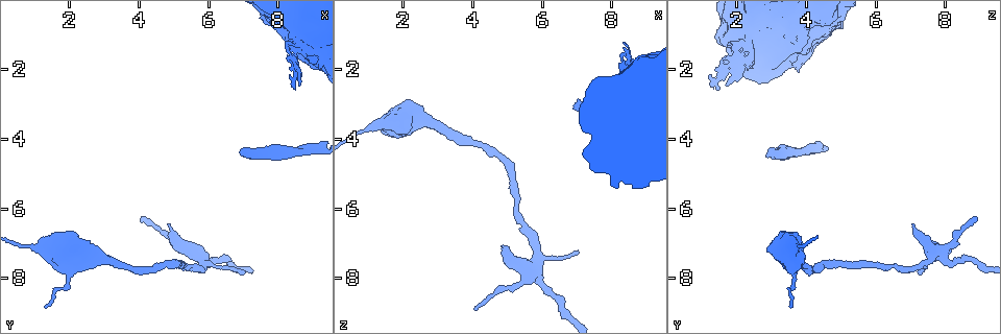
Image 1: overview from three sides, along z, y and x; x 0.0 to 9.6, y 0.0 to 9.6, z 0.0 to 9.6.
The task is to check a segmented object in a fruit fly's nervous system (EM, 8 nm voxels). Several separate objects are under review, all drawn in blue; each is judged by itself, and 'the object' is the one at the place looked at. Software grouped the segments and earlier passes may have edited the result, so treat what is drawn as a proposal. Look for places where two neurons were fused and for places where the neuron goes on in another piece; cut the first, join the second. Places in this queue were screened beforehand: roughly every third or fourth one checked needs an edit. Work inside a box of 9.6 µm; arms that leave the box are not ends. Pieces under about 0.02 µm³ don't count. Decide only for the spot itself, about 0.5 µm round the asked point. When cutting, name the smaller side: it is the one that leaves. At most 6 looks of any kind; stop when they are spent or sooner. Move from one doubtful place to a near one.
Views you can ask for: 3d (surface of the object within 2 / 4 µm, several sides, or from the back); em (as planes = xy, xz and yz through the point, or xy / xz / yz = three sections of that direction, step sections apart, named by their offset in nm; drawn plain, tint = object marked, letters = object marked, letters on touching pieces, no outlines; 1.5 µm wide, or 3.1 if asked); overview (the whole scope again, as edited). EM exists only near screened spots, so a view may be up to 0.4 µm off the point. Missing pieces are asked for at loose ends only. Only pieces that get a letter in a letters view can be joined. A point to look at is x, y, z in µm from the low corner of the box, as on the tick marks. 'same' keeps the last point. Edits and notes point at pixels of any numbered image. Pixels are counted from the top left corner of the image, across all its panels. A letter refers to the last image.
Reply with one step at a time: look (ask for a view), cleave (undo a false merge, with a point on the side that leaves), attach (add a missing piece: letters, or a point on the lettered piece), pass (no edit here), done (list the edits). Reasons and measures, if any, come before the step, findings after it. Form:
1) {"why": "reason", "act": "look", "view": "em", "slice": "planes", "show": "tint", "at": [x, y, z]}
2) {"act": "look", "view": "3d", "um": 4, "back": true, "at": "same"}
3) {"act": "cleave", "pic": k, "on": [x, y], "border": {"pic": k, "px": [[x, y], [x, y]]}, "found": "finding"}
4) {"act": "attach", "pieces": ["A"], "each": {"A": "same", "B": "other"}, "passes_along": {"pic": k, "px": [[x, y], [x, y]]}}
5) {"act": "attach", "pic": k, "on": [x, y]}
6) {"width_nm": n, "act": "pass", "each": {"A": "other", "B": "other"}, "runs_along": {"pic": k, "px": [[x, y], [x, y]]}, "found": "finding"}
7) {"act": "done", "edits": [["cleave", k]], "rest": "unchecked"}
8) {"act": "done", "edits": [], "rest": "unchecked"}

{"why": "an open end", "act": "look", "view": "em", "slice": "planes", "show": "letters", "at": [1.35, 8.90, 3.55]}

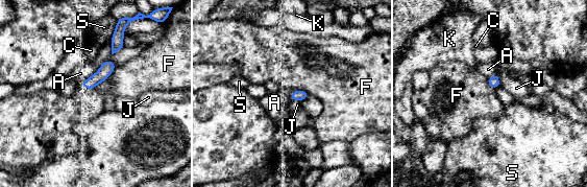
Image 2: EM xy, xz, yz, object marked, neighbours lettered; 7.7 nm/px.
{"width_nm": 80, "act": "pass", "each": {"A": "other", "C": "other", "F": "other", "J": "other", "K": "other", "S": "other"}, "found": "no lettered piece goes on from it"}

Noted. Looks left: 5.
{"why": "an open end", "act": "look", "view": "3d", "um": 4, "at": [4.05, 6.35, 8.90]}

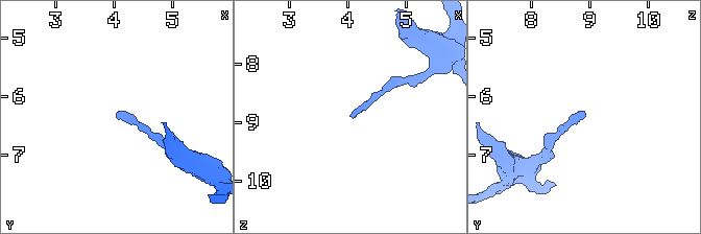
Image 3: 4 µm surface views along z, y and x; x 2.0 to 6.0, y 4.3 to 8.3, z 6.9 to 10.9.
{"act": "look", "view": "em", "slice": "planes", "show": "letters", "at": [4.05, 6.35, 8.90]}

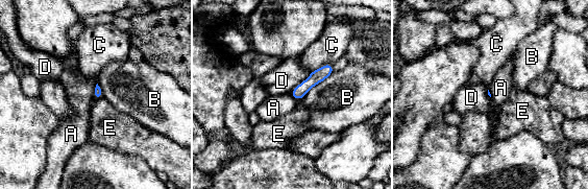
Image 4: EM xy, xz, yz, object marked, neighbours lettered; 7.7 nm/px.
{"longest_contact_nm": ["B", 320], "act": "pass", "each": {"A": "other", "B": "other", "C": "other", "D": "other", "E": "other"}, "border": {"pic": 4, "px": [[97, 84], [94, 90], [94, 98]]}, "found": "none of them fits"}

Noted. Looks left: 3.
{"why": "branch stops here", "act": "look", "view": "3d", "um": 2, "at": [4.85, 6.45, 7.10]}

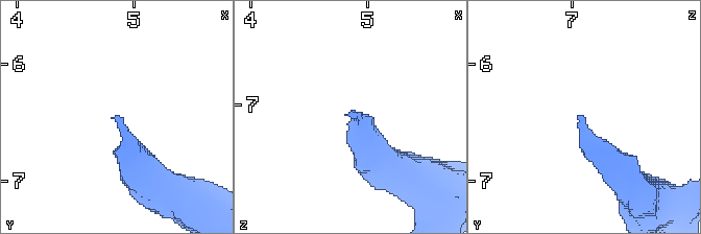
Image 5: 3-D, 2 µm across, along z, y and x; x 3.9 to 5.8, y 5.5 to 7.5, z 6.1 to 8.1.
{"act": "look", "view": "em", "slice": "xz", "step": 8, "show": "tint", "at": [4.82, 6.46, 7.08]}

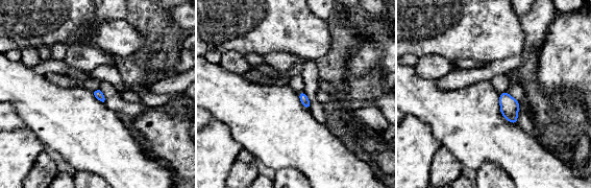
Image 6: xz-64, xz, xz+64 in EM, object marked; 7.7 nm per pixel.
{"why": "cut it another way", "act": "look", "view": "em", "slice": "planes", "show": "letters", "at": "same"}

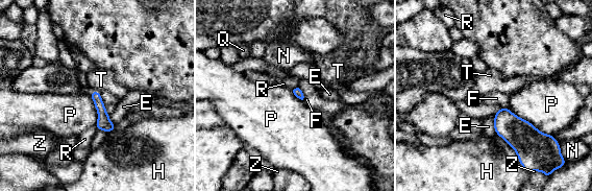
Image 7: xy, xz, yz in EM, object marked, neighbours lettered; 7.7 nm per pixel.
{"longest_contact_nm": ["P", 400], "act": "pass", "each": {"E": "other", "F": "other", "H": "other", "N": "other", "P": "other", "Q": "other", "R": "other", "T": "other", "Z": "other"}, "found": "no lettered piece goes on from it"}

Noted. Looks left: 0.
{"act": "done", "edits": [], "rest": "unchecked"}

